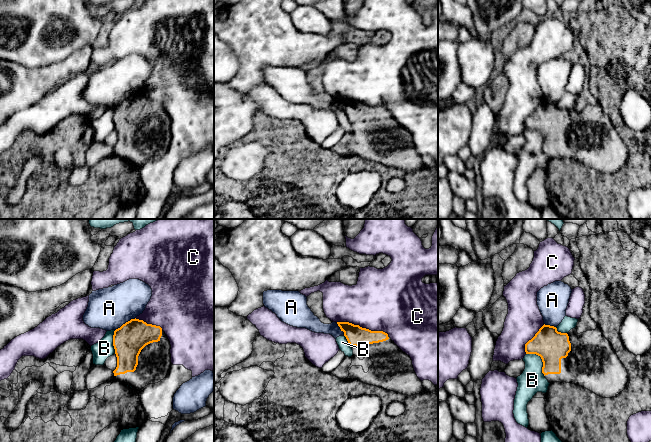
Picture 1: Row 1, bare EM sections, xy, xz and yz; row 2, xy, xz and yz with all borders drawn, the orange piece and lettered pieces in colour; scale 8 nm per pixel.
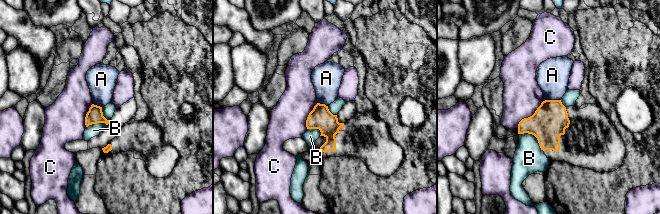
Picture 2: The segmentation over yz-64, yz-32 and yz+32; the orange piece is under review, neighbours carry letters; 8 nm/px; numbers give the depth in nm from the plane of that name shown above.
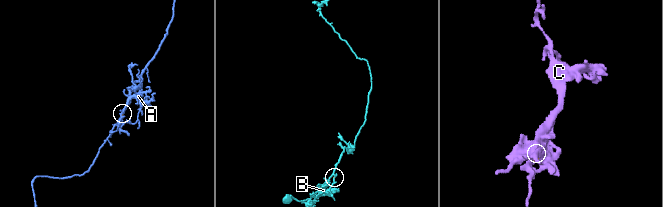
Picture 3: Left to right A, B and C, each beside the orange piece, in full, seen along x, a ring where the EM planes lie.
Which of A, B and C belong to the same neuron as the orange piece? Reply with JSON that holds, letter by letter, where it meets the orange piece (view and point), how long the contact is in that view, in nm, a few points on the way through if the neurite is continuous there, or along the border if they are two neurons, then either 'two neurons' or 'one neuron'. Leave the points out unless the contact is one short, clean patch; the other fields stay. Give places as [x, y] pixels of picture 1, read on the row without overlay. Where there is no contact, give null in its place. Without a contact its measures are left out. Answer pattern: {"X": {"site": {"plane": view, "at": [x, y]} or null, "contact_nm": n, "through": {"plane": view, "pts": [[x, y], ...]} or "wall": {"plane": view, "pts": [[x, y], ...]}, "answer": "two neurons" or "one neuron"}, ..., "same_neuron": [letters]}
{"A": {"site": {"plane": "xy", "at": [126, 98]}, "contact_nm": 200, "wall": {"plane": "xy", "pts": [[135, 93], [126, 97], [115, 106]]}, "answer": "two neurons"}, "B": {"site": {"plane": "yz", "at": [542, 136]}, "contact_nm": 240, "answer": "two neurons"}, "C": {"site": {"plane": "xz", "at": [361, 103]}, "contact_nm": 440, "answer": "two neurons"}, "same_neuron": []}

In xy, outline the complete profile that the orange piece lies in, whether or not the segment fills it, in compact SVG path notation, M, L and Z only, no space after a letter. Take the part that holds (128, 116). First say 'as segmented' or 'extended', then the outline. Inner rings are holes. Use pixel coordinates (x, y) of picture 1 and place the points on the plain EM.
extended; M131 95L114 107L113 122L117 133L114 155L140 166L163 156L171 142L170 117L160 102Z

